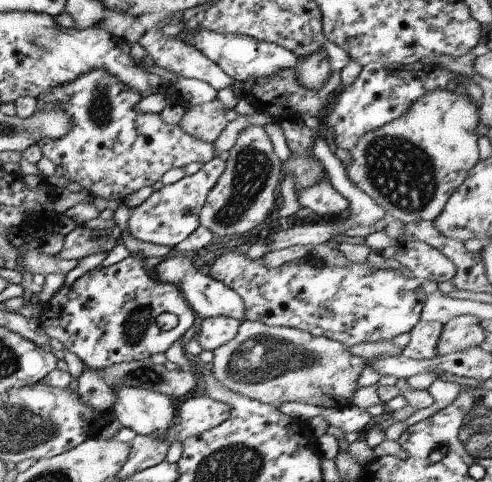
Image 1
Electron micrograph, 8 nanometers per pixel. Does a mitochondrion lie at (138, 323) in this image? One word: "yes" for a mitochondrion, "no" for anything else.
yes

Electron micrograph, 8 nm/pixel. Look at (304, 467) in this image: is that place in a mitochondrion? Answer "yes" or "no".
no

